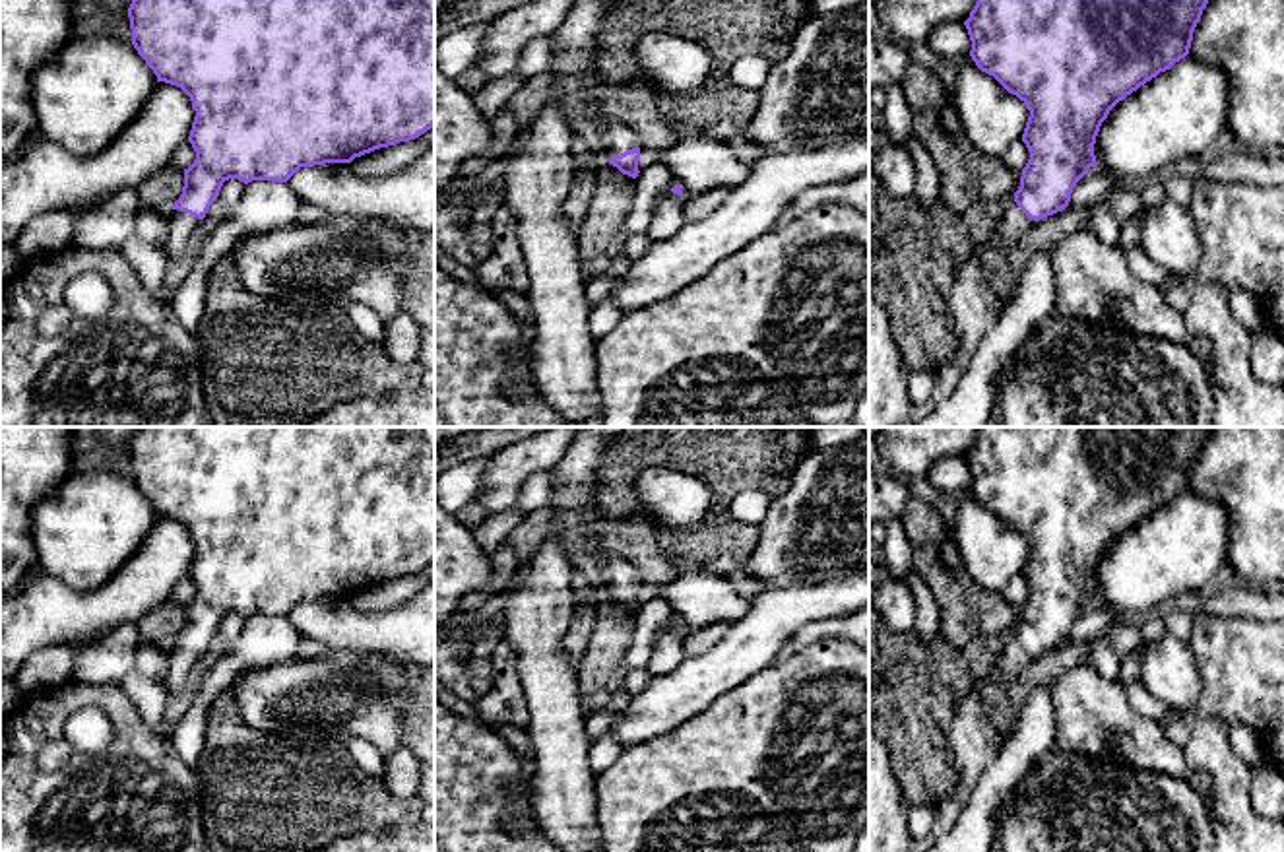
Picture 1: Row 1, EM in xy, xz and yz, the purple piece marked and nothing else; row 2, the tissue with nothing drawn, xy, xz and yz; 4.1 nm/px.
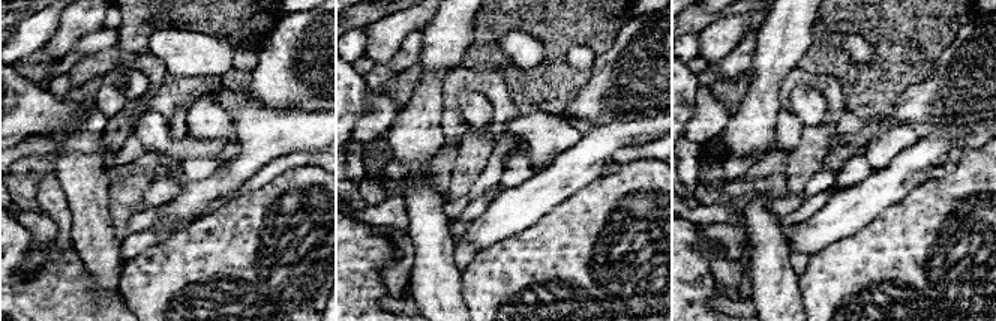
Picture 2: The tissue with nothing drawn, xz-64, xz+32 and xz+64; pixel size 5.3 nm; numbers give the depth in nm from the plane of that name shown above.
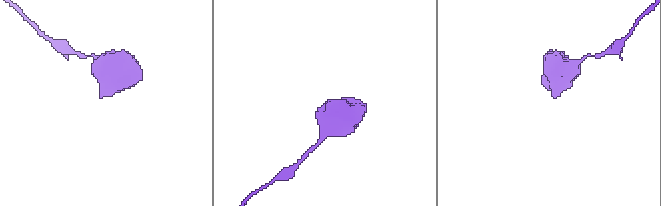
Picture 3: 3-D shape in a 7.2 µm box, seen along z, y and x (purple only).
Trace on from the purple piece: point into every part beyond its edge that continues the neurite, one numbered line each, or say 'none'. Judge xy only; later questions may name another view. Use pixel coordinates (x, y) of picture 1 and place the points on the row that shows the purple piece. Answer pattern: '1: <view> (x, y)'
1: xy (179, 226)

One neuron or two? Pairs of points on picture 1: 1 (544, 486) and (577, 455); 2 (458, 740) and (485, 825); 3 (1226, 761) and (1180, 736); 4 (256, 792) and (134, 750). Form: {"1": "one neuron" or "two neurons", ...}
{"1": "two neurons", "2": "one neuron", "3": "two neurons", "4": "two neurons"}

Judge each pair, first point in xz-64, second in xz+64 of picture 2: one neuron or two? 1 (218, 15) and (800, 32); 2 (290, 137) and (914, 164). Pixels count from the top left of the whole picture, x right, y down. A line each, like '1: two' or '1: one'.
1: two
2: one

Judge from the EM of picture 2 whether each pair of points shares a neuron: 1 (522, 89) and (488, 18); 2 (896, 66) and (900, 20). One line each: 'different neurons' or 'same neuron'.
1: same neuron
2: same neuron

